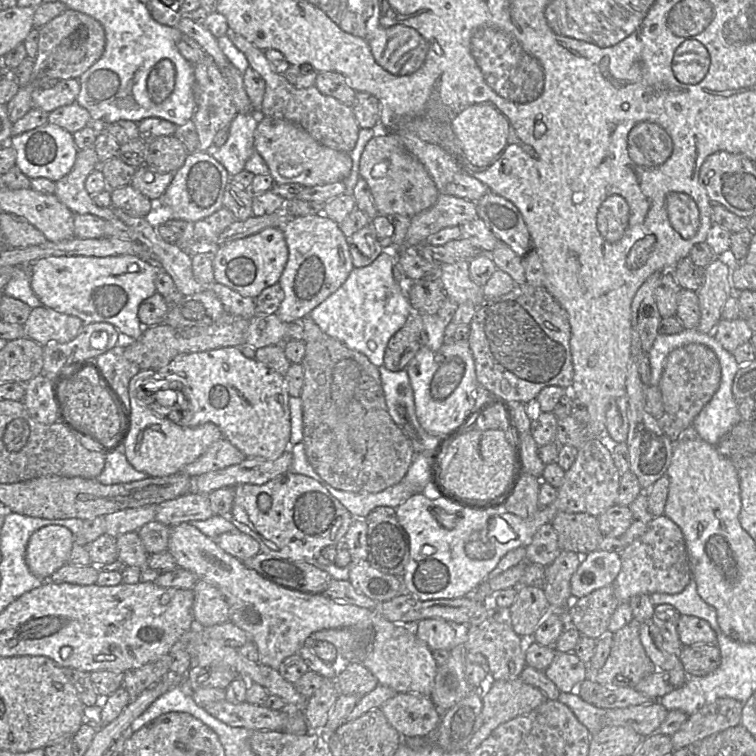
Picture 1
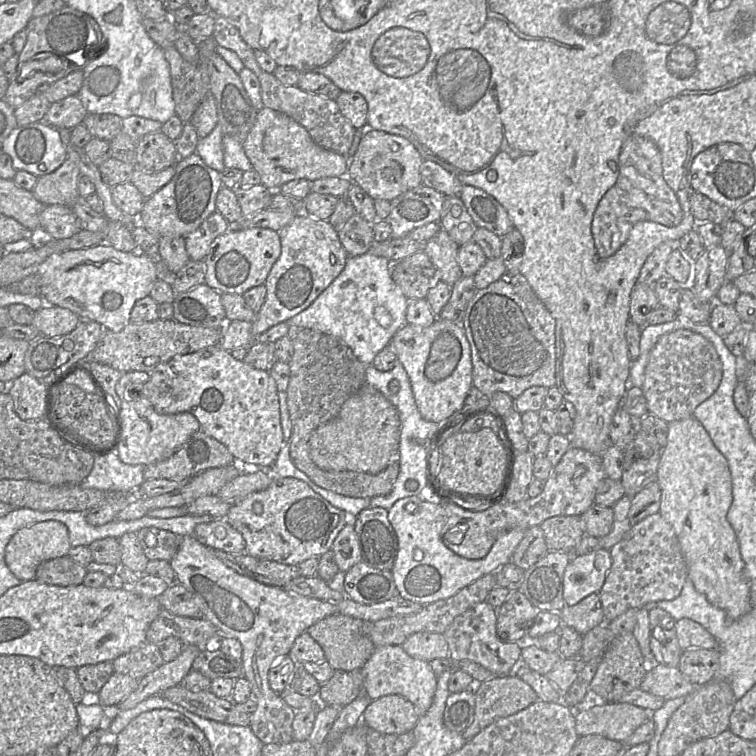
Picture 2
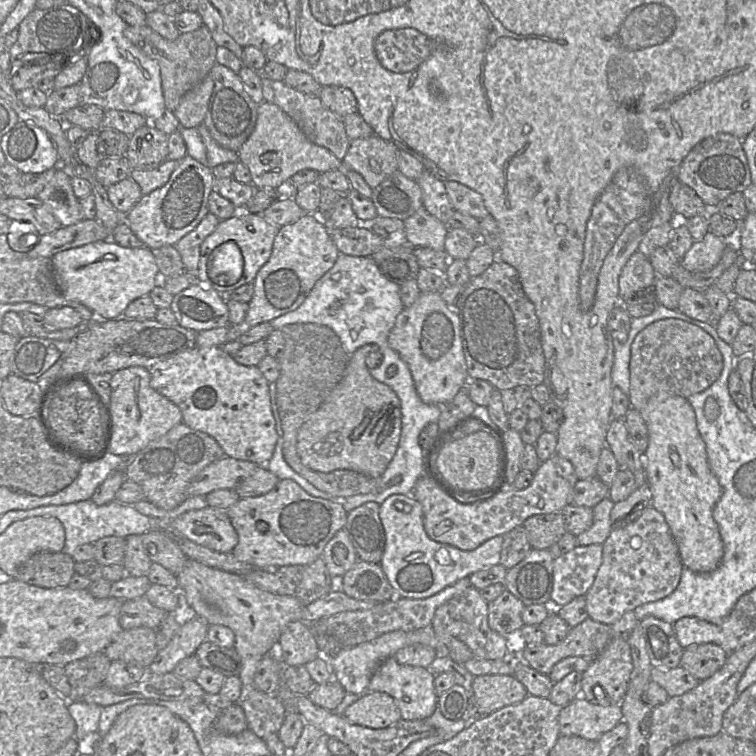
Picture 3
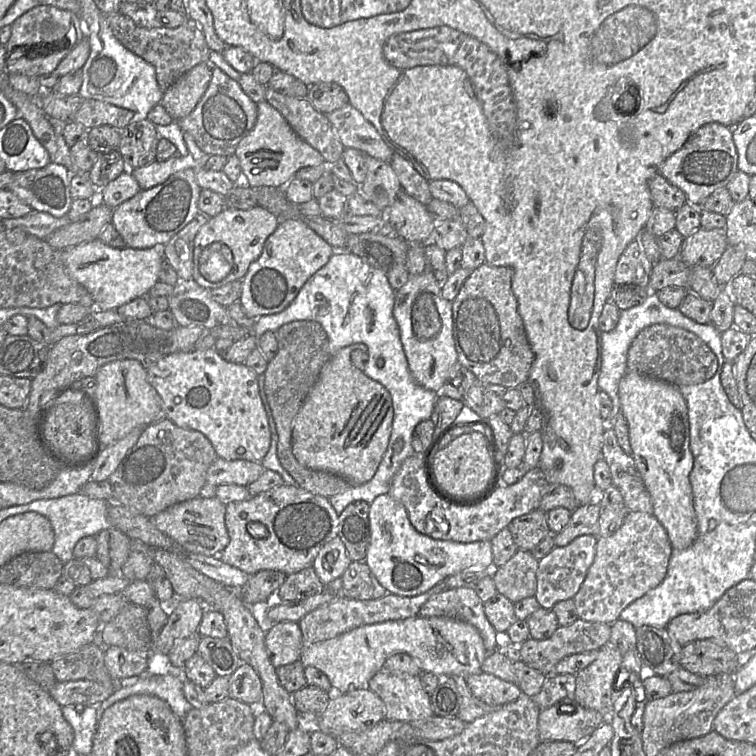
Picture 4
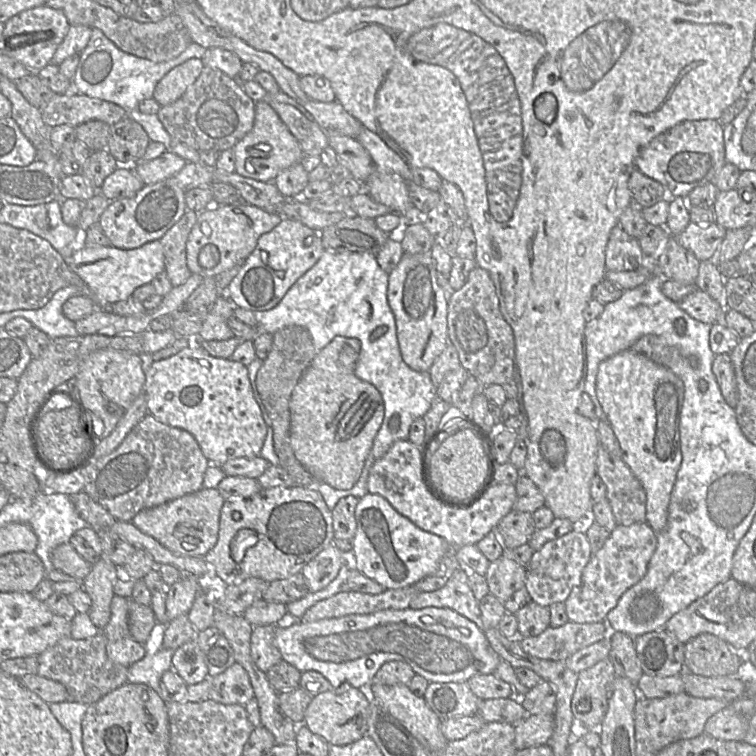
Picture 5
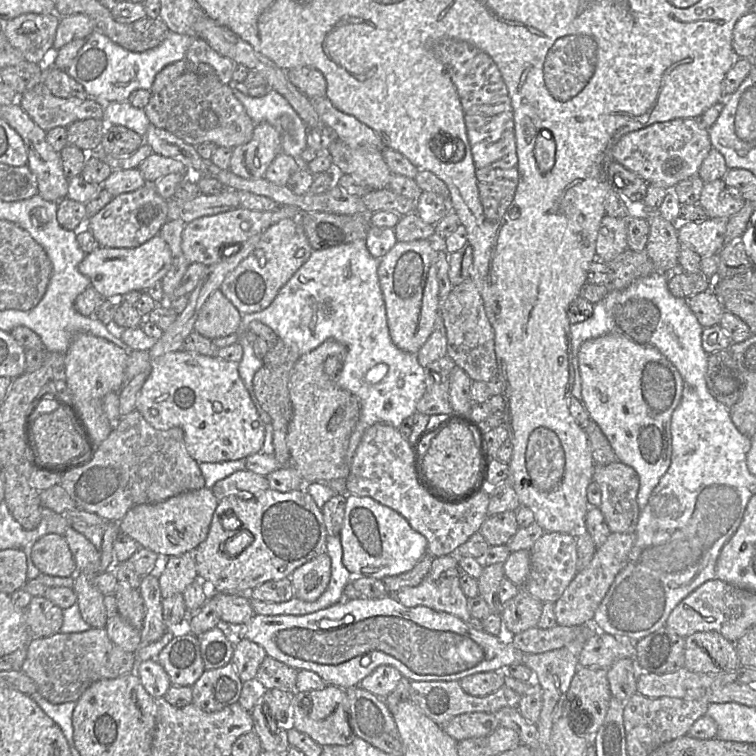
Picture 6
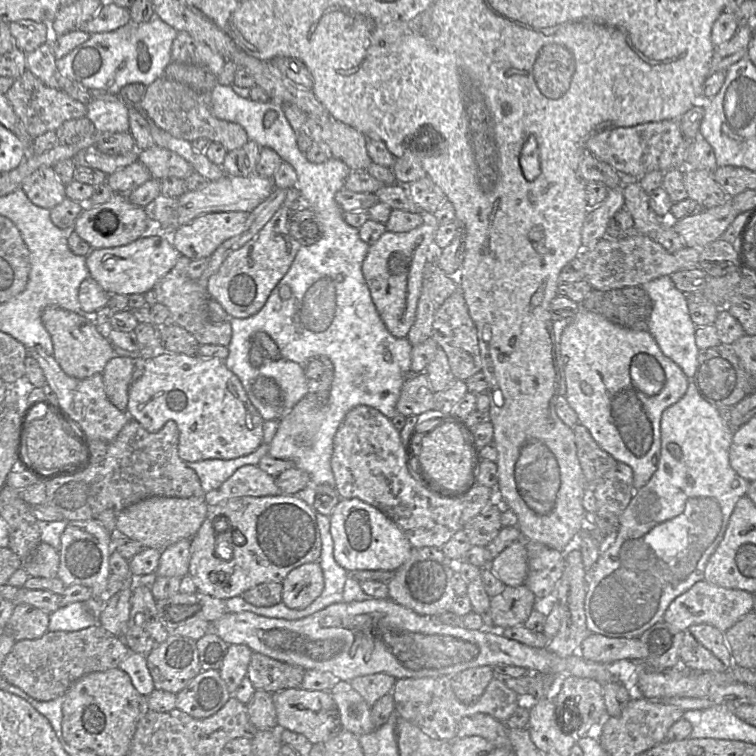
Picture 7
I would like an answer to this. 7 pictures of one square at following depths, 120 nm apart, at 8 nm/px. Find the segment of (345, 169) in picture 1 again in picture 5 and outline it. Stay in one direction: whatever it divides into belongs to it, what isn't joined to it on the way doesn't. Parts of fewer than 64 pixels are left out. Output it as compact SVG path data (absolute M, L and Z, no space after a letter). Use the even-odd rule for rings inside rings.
M265 101L255 104L255 120L252 130L233 148L235 172L243 177L261 182L273 182L284 169L299 163L304 153L287 126Z

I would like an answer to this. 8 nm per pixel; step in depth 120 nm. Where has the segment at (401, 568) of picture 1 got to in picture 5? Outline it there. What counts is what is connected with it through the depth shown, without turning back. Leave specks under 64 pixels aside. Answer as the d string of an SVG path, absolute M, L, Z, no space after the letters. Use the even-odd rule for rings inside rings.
M351 495L340 499L332 510L333 545L342 553L350 553L356 532L355 509L359 499Z

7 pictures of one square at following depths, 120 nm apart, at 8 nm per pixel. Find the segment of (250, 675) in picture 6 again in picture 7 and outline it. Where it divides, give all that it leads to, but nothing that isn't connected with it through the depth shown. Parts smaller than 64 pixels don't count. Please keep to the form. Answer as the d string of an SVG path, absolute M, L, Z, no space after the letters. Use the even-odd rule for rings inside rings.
M230 644L218 669L221 678L234 695L242 679L247 676L248 665L253 651L244 644Z

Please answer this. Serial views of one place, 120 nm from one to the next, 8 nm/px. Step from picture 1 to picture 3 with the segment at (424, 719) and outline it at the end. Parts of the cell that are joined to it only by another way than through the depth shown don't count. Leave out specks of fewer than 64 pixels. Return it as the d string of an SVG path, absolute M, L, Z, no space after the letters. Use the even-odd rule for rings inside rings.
M366 691L341 715L347 721L370 728L385 728L402 719L395 700L385 692Z

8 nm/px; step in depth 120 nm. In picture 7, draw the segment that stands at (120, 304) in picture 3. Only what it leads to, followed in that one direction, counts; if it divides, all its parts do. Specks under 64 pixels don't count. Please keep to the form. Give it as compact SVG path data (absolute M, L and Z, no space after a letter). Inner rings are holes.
M153 229L124 246L92 249L86 256L86 266L89 277L109 294L145 294L174 268L180 255L169 236Z

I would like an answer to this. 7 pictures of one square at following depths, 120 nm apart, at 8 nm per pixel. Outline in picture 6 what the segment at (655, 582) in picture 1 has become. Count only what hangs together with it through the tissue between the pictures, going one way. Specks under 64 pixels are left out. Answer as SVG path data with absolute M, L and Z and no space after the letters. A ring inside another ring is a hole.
M610 533L604 544L596 549L590 563L577 572L561 597L554 602L557 625L580 626L593 622L594 614L610 589L617 574L625 567L634 545L634 533Z

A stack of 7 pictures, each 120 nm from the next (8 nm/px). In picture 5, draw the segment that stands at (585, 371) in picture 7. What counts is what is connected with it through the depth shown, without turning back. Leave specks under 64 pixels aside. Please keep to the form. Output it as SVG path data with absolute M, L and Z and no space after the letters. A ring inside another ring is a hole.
M629 348L600 363L596 395L618 439L622 460L646 492L646 523L658 533L667 525L670 497L682 462L679 424L684 384L668 367Z

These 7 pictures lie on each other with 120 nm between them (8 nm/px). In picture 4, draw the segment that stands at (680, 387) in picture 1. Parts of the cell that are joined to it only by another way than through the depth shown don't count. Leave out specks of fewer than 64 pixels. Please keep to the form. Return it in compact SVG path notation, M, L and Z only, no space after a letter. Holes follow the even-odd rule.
M653 324L639 332L632 341L627 355L627 369L679 387L711 379L717 372L718 359L694 333L669 324Z

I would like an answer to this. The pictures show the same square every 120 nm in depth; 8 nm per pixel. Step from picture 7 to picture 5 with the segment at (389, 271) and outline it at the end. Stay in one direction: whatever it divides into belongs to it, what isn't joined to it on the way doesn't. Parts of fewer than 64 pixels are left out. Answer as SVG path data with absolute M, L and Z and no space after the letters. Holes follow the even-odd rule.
M430 253L403 254L398 265L388 274L387 298L395 317L403 361L415 371L428 372L448 345L448 291L437 280Z

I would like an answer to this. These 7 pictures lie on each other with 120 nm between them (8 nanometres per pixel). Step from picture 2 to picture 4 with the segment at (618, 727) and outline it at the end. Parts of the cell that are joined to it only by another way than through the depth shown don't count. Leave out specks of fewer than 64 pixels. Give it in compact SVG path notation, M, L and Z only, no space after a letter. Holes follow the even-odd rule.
M573 695L540 711L538 734L541 742L569 741L581 743L605 723L602 713L581 706Z

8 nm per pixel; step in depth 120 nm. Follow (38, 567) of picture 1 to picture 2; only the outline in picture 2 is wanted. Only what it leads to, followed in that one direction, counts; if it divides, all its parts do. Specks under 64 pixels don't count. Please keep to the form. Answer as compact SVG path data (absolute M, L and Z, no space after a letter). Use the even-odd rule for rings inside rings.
M56 520L37 522L17 531L5 548L5 562L21 581L35 579L36 569L43 561L68 555L71 548L67 526Z

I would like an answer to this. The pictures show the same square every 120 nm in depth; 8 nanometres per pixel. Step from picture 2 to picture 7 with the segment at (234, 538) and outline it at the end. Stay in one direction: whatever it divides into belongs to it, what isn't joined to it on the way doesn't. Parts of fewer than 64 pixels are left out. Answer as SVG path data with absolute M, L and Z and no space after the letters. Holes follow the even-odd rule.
M149 497L117 513L116 533L138 541L144 548L163 550L181 539L192 539L206 518L208 509L204 497Z

